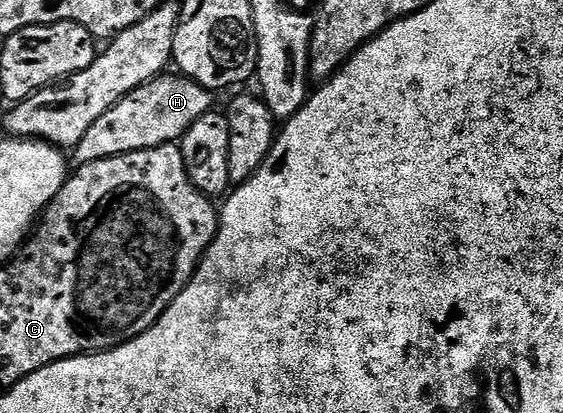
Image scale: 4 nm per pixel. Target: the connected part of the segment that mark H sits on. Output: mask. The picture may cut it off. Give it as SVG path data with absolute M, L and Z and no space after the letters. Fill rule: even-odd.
M165 72L158 78L151 78L146 84L131 90L117 106L106 112L106 116L98 116L98 120L90 124L86 136L82 136L82 140L71 151L71 161L81 167L94 160L179 143L184 133L202 115L213 109L212 98L213 91L199 86L195 80L185 78L179 72Z

